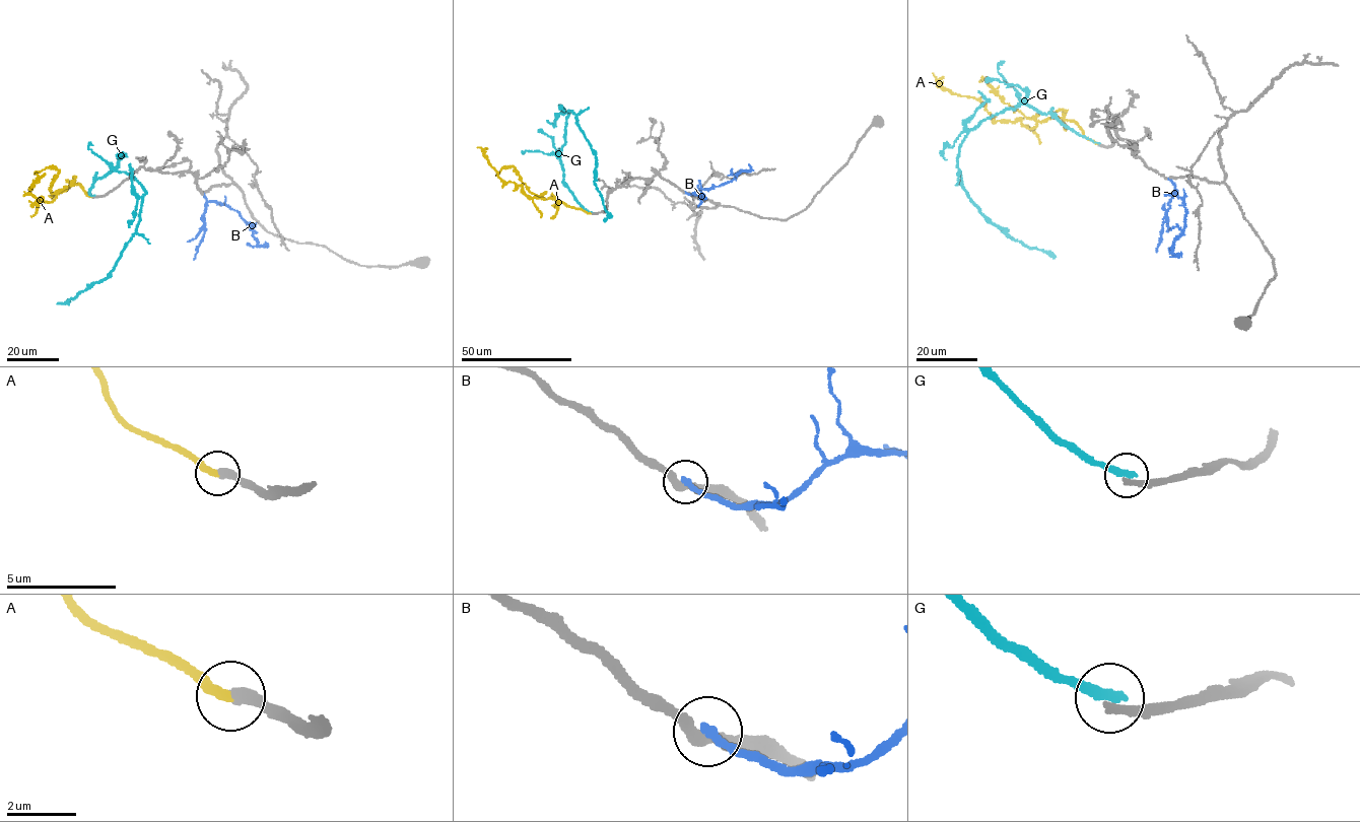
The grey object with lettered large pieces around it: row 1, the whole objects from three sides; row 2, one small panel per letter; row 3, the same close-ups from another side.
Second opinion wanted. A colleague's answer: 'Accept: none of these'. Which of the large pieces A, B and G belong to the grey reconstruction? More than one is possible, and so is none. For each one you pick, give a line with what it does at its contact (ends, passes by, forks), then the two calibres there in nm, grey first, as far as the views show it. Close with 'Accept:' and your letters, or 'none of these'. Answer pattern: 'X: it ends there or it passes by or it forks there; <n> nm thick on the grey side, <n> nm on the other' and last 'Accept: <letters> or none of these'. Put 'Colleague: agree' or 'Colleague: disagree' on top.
Colleague: disagree
A: it ends there; 280 nm thick on the grey side, 280 nm on the other
Accept: A

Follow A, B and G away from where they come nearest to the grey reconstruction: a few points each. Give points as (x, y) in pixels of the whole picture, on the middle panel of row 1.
A: (592, 213), (550, 198), (529, 197), (522, 185), (504, 182), (483, 153), (487, 148)
B: (685, 192), (692, 194), (727, 183), (737, 173), (749, 170), (749, 164)
G: (592, 212), (563, 182), (560, 155), (568, 110), (576, 115), (596, 157), (594, 182), (608, 214), (604, 221)

